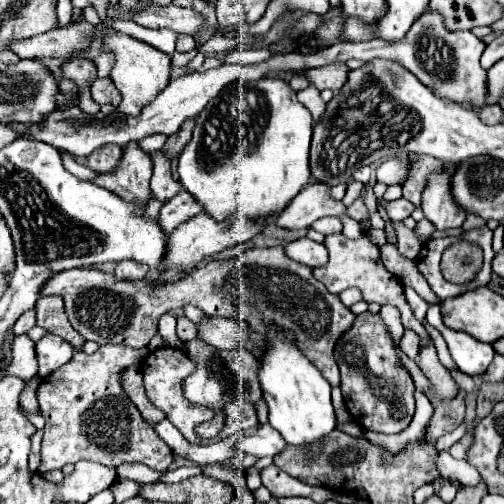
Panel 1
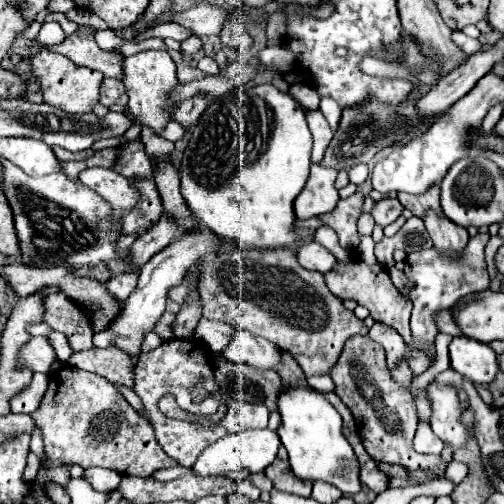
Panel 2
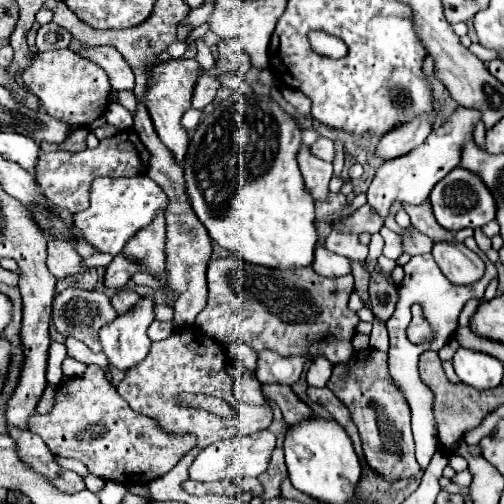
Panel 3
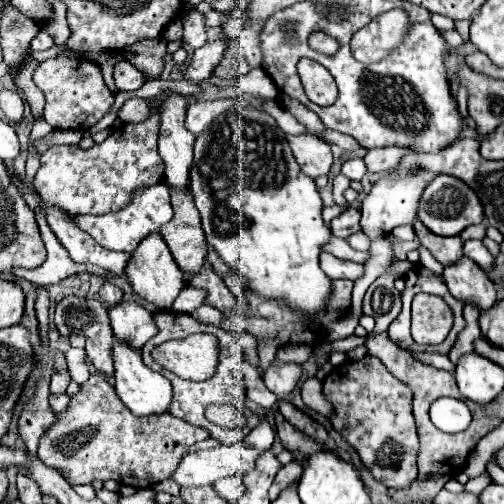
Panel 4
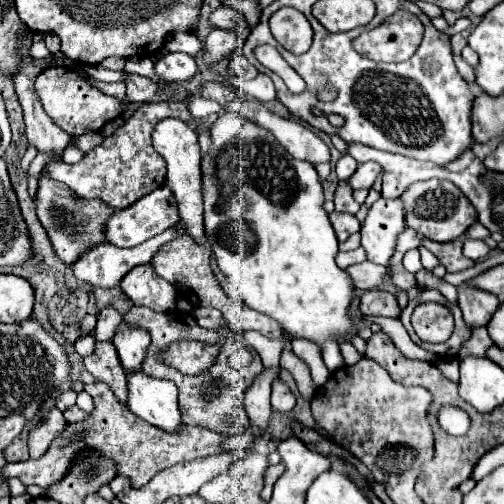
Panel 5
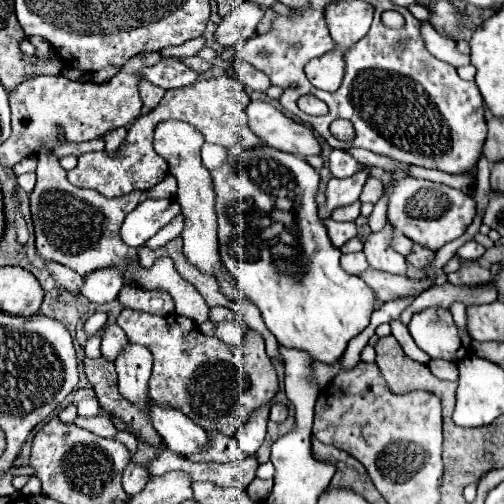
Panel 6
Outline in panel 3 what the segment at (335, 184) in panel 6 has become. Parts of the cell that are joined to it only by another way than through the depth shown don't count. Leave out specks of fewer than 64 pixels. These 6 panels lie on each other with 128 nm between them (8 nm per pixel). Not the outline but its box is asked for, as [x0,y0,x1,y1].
[374,118,432,162]

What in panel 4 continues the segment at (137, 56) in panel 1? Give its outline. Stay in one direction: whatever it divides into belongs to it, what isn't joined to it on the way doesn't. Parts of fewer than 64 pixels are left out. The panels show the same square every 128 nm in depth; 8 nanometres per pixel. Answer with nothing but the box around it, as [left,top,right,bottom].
[158,40,230,192]

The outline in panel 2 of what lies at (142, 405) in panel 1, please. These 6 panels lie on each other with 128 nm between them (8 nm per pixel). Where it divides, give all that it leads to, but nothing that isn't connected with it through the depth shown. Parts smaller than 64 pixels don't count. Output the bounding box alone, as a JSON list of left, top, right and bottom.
[68,348,132,386]

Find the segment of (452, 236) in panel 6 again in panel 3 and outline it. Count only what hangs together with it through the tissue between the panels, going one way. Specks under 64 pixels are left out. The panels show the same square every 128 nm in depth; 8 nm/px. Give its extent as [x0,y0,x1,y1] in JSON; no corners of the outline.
[428,168,496,232]

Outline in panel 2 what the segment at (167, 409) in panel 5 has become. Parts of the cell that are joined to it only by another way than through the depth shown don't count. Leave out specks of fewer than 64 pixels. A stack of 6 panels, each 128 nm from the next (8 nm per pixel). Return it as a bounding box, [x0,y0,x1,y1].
[94,228,216,356]

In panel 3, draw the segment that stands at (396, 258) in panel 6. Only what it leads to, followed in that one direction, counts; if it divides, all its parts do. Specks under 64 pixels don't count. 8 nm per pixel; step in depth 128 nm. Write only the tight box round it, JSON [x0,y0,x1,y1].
[368,108,480,220]

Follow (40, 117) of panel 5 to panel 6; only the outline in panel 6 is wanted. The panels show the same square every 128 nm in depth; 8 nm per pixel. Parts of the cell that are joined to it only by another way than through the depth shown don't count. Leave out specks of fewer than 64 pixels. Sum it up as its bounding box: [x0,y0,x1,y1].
[30,152,210,326]

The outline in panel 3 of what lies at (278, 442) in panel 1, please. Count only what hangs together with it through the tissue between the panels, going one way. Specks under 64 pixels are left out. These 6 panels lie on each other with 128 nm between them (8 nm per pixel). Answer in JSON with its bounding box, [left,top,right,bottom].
[188,430,276,482]

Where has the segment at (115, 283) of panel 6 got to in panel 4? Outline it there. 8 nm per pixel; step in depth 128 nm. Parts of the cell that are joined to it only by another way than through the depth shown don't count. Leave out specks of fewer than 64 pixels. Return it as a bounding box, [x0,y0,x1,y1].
[44,206,132,276]

